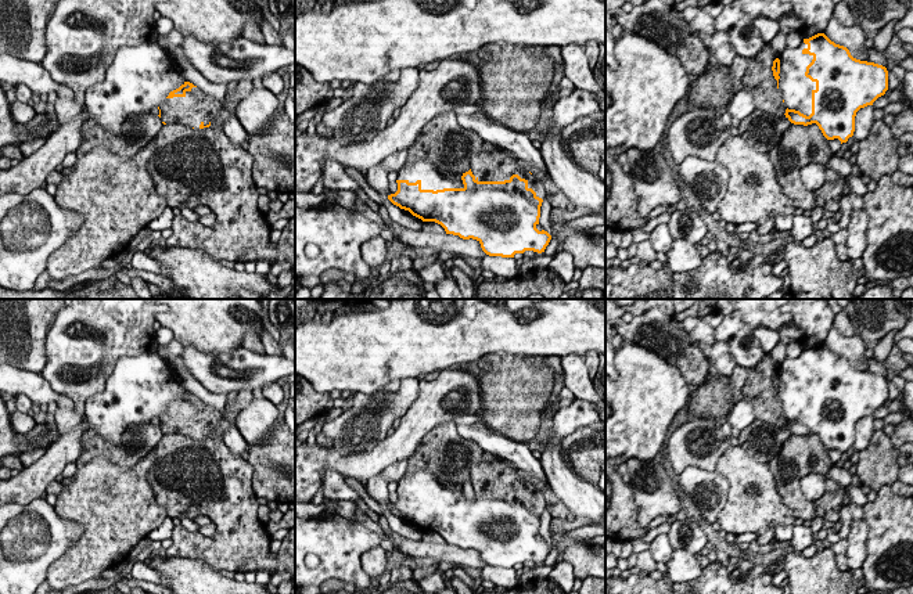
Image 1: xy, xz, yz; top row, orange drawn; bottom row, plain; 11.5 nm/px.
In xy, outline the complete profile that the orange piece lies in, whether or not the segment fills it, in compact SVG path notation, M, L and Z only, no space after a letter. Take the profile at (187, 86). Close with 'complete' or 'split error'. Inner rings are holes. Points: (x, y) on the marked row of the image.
M157 42L121 47L105 79L89 86L85 104L90 119L118 134L130 114L151 112L163 101L186 97L194 86Z; split error

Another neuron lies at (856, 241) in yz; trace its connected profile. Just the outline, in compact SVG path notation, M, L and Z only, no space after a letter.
M852 209L851 222L846 228L848 260L860 259L867 245L867 213L863 209Z

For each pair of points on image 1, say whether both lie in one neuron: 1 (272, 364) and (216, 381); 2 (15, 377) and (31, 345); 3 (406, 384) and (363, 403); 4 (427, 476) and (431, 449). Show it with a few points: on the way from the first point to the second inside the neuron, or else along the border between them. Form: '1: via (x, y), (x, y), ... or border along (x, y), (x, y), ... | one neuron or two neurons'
1: via (258, 374), (248, 382), (230, 382) | one neuron
2: border along (29, 370), (39, 374) | two neurons
3: via (399, 395), (391, 403), (374, 403) | one neuron
4: border along (406, 471), (430, 471), (439, 482), (457, 486) | two neurons

